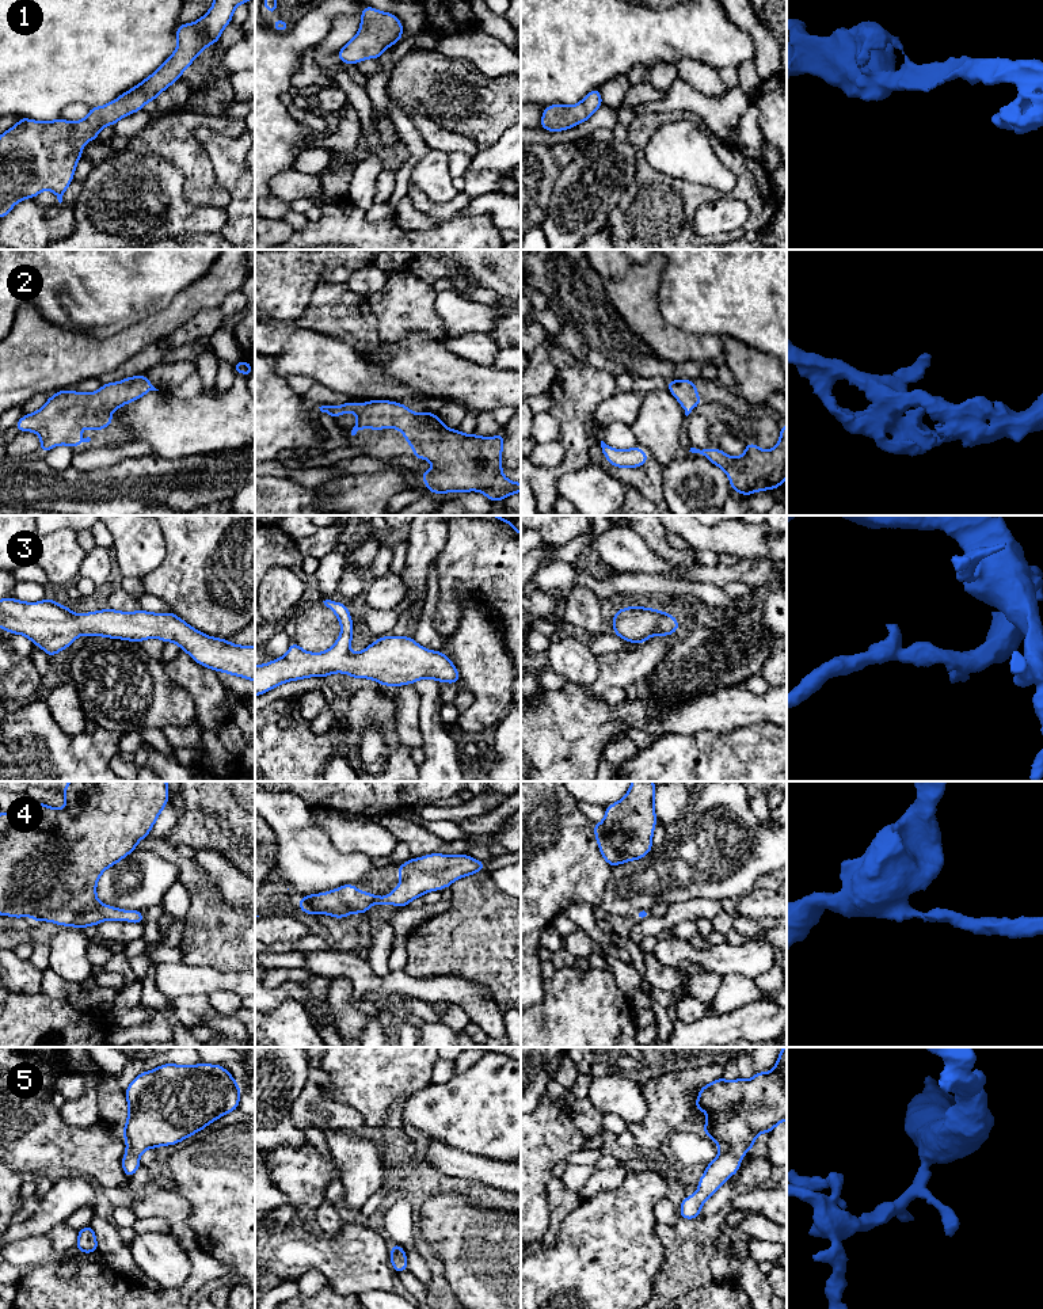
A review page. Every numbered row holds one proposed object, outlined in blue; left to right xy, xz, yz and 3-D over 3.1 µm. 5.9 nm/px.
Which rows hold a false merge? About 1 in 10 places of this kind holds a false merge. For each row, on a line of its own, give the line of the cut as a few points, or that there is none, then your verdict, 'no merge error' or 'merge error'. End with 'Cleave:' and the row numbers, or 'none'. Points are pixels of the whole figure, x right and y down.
1: no cut; no merge error
2: no cut; no merge error
3: no cut; no merge error
4: no cut; no merge error
5: no cut; no merge error
Cleave: none

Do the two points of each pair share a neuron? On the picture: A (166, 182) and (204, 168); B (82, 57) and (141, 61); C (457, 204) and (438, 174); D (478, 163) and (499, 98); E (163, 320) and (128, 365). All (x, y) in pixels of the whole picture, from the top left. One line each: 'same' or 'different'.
A: different
B: same
C: different
D: different
E: different

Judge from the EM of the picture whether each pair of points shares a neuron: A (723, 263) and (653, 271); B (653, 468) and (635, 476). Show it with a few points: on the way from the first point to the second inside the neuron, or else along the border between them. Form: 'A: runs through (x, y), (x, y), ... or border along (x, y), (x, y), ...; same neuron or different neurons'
A: border along (666, 263), (663, 271); different neurons
B: runs through (648, 470), (639, 475); same neuron

